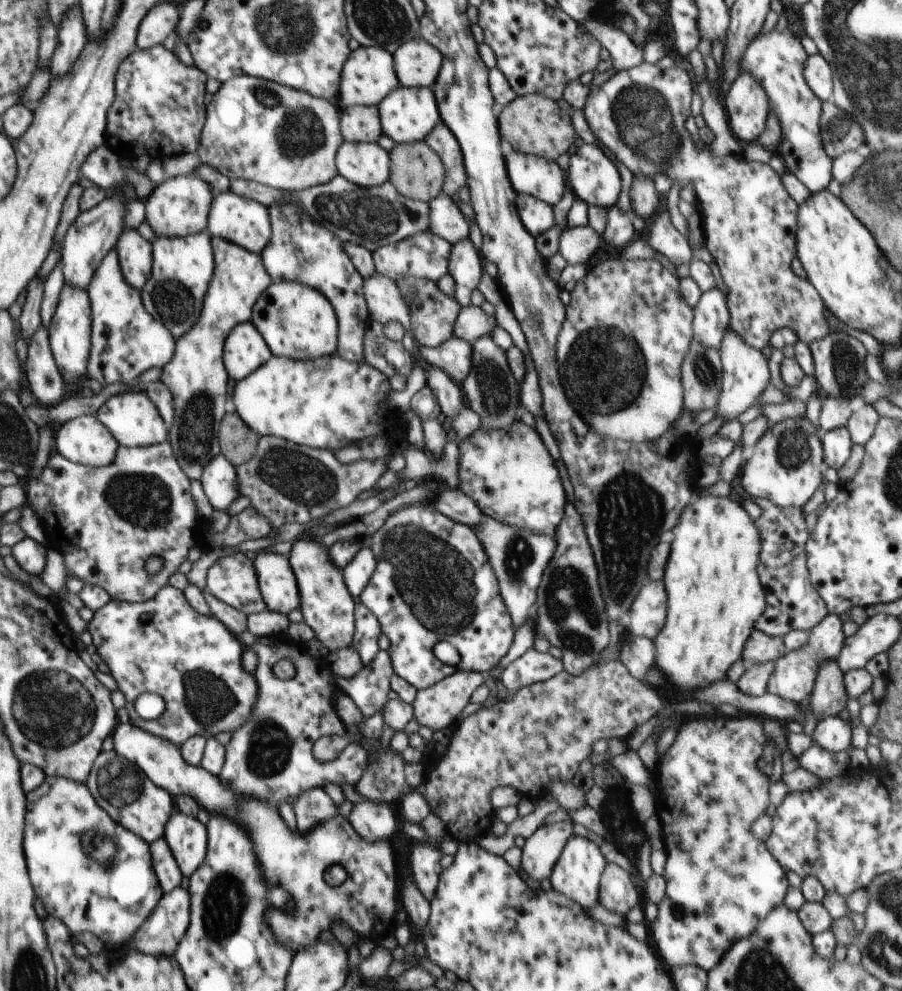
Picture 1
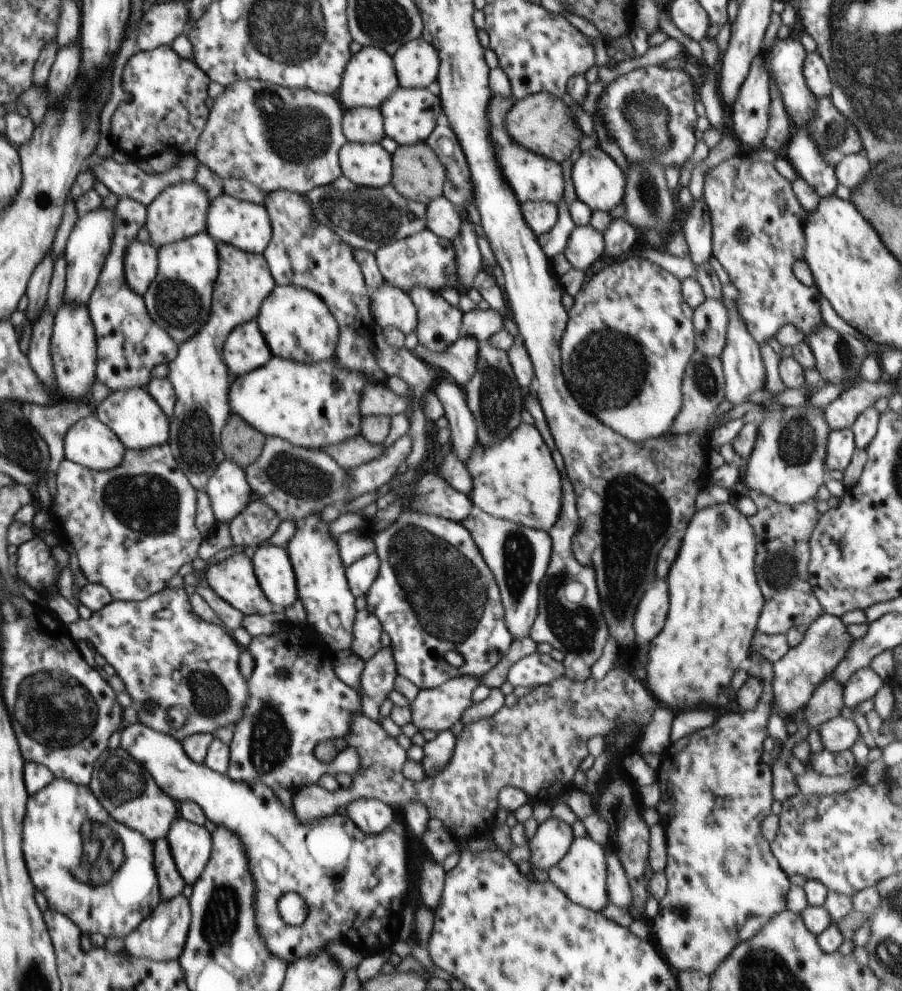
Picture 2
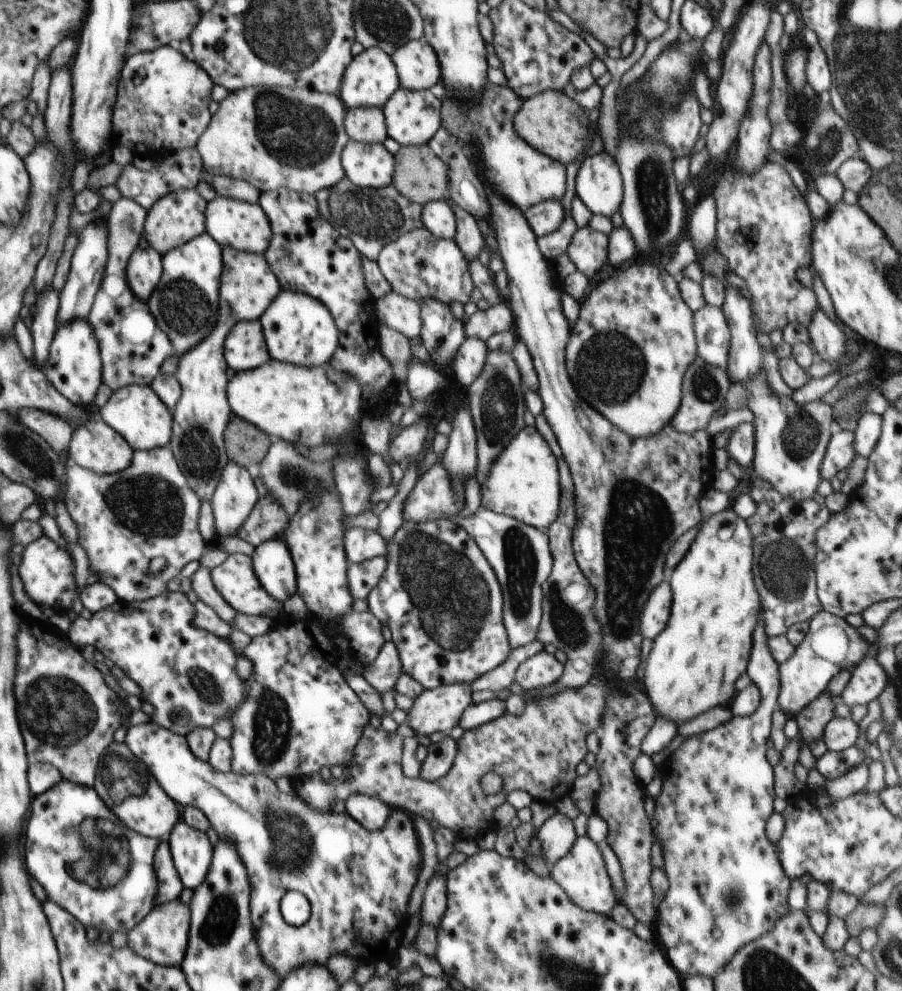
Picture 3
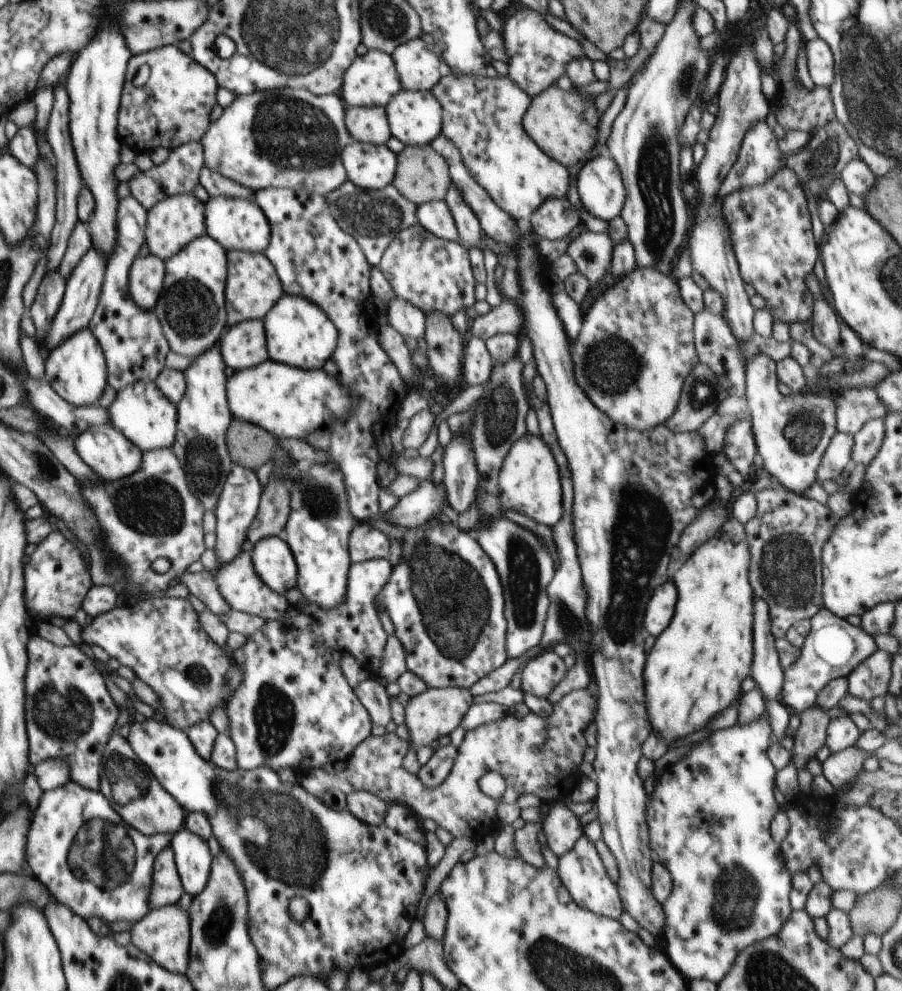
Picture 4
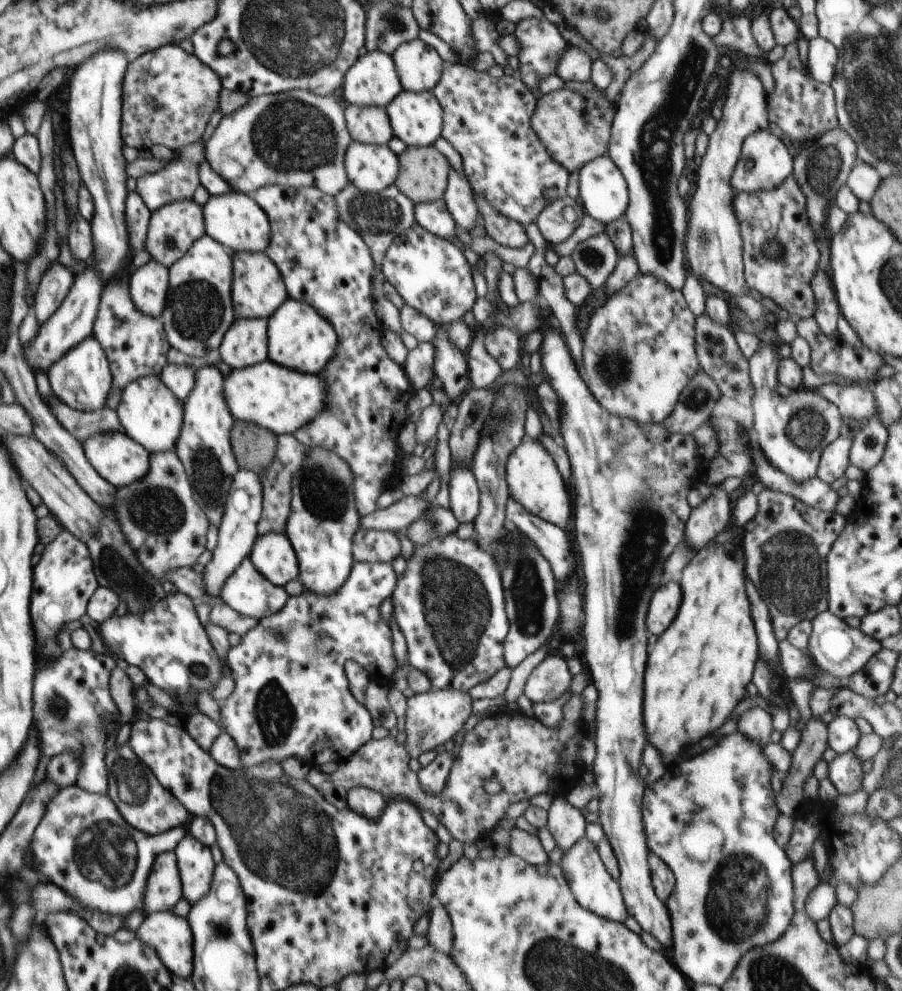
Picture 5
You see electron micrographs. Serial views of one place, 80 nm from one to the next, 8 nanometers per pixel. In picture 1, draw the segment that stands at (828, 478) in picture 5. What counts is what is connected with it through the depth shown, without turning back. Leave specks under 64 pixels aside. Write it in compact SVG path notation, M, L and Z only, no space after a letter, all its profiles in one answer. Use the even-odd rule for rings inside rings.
M840 427L822 433L824 465L835 468L837 471L846 464L850 458L853 442L848 427Z

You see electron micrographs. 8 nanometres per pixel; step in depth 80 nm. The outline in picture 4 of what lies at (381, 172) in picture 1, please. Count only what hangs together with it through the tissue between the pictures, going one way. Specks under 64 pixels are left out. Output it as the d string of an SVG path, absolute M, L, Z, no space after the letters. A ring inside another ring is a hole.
M353 141L342 153L347 180L360 190L375 191L392 185L397 171L397 154L386 145Z

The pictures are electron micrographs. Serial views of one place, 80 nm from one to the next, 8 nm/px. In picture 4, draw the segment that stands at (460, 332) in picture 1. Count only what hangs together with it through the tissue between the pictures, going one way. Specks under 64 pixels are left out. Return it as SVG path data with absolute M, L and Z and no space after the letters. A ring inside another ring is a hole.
M503 299L502 303L492 307L488 314L477 316L470 322L469 336L486 340L498 333L512 333L518 336L525 328L523 310L517 301Z

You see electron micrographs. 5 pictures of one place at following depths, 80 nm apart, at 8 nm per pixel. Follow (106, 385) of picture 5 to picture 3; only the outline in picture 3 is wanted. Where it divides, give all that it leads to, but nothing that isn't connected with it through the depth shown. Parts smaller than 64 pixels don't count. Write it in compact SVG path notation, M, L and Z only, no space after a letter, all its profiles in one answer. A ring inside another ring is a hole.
M76 319L57 327L42 372L56 390L75 405L92 404L102 384L102 361L99 342L87 319Z

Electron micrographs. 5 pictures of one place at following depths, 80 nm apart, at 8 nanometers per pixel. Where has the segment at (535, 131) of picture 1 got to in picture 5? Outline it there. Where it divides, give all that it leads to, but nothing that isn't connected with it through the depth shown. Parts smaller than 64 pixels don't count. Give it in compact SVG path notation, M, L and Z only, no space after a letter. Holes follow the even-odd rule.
M598 88L584 95L570 89L558 89L537 100L531 125L550 156L568 172L578 173L585 164L602 157L608 150L617 111L615 103Z

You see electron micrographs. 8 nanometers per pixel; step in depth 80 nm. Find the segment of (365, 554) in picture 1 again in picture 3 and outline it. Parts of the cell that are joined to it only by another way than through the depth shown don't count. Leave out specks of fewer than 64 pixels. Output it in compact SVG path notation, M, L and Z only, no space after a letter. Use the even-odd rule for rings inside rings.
M374 557L361 563L349 563L347 579L349 591L353 601L357 598L368 598L386 572L387 560L385 557Z

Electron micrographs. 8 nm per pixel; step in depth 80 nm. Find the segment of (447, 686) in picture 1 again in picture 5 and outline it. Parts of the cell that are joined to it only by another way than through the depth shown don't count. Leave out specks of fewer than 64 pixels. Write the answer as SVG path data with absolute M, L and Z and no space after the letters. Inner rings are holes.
M432 689L409 698L405 716L407 739L404 746L410 758L418 759L422 753L435 750L458 734L472 714L472 701L469 693L456 689Z

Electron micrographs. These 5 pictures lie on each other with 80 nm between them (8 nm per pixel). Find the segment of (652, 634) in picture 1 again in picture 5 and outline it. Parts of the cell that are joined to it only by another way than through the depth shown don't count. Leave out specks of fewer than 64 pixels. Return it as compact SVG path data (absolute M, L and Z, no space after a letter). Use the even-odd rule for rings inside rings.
M668 582L664 588L656 590L649 602L649 611L645 618L648 634L652 632L660 636L662 632L666 632L666 628L678 614L680 602L682 602L682 588L678 582Z

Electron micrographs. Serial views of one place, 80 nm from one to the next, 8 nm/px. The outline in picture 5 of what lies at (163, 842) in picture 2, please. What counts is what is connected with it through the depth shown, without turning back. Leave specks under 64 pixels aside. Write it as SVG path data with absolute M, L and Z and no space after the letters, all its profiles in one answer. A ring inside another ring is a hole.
M174 851L159 854L150 871L144 891L145 914L172 911L183 897L181 878Z

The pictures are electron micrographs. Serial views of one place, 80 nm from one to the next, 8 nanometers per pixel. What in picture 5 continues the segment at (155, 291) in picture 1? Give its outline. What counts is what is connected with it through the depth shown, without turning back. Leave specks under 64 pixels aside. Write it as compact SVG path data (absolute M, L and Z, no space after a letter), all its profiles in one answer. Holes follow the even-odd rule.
M211 236L198 239L169 269L169 293L166 294L166 306L160 316L171 348L178 349L188 356L200 358L210 350L221 345L230 325L236 320L231 295L233 279L232 252Z

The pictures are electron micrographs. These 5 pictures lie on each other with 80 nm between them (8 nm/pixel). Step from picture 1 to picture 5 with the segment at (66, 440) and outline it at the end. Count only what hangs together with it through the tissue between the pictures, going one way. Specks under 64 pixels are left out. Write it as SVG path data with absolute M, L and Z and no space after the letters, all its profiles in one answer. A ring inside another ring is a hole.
M103 432L85 440L83 451L97 473L116 488L132 485L142 480L150 470L149 456L151 455L142 445L132 440L126 432Z

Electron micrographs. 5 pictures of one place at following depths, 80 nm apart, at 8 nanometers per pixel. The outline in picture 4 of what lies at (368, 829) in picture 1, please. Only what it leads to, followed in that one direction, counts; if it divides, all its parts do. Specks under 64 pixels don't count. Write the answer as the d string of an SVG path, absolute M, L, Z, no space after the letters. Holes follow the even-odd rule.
M353 790L347 794L347 809L370 826L379 826L387 811L387 802L365 790Z

